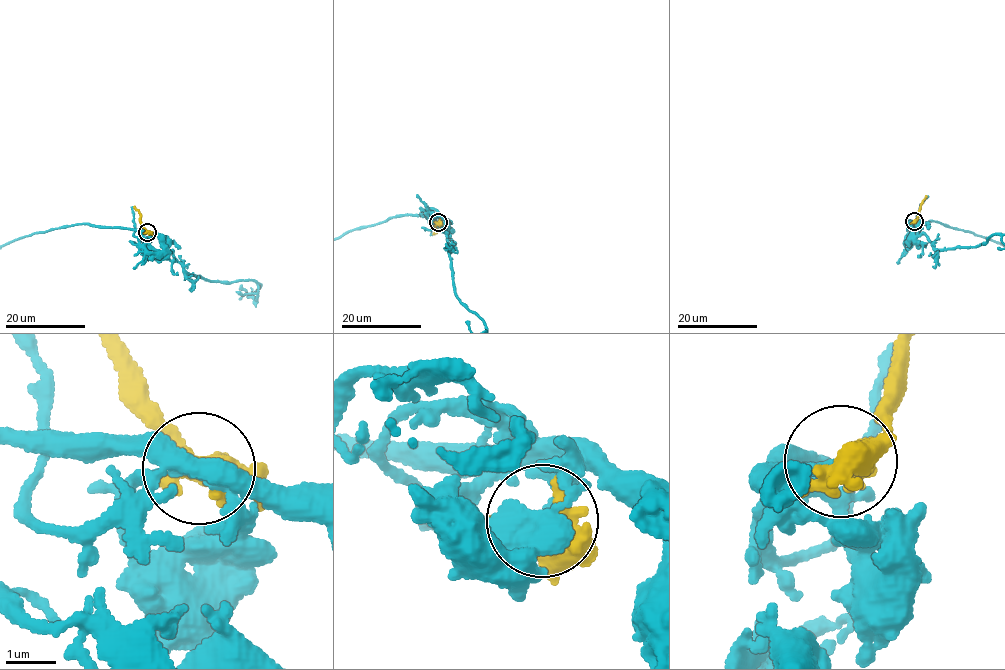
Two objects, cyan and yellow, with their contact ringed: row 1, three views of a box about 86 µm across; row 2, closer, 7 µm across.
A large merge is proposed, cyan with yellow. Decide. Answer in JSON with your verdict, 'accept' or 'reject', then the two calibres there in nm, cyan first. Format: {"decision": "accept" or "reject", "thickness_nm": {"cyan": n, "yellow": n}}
{"decision": "accept", "thickness_nm": {"cyan": 190, "yellow": 380}}

